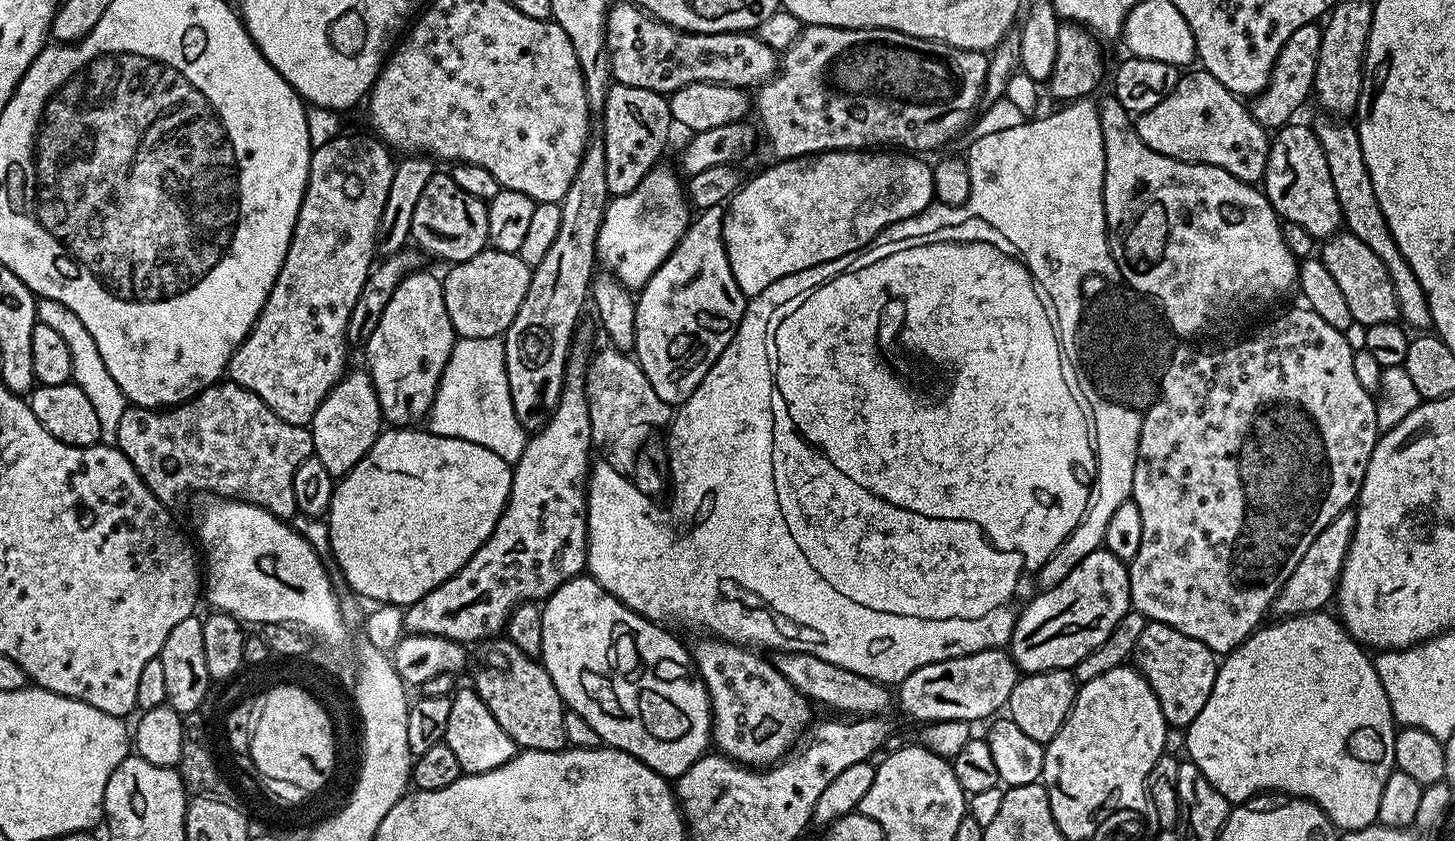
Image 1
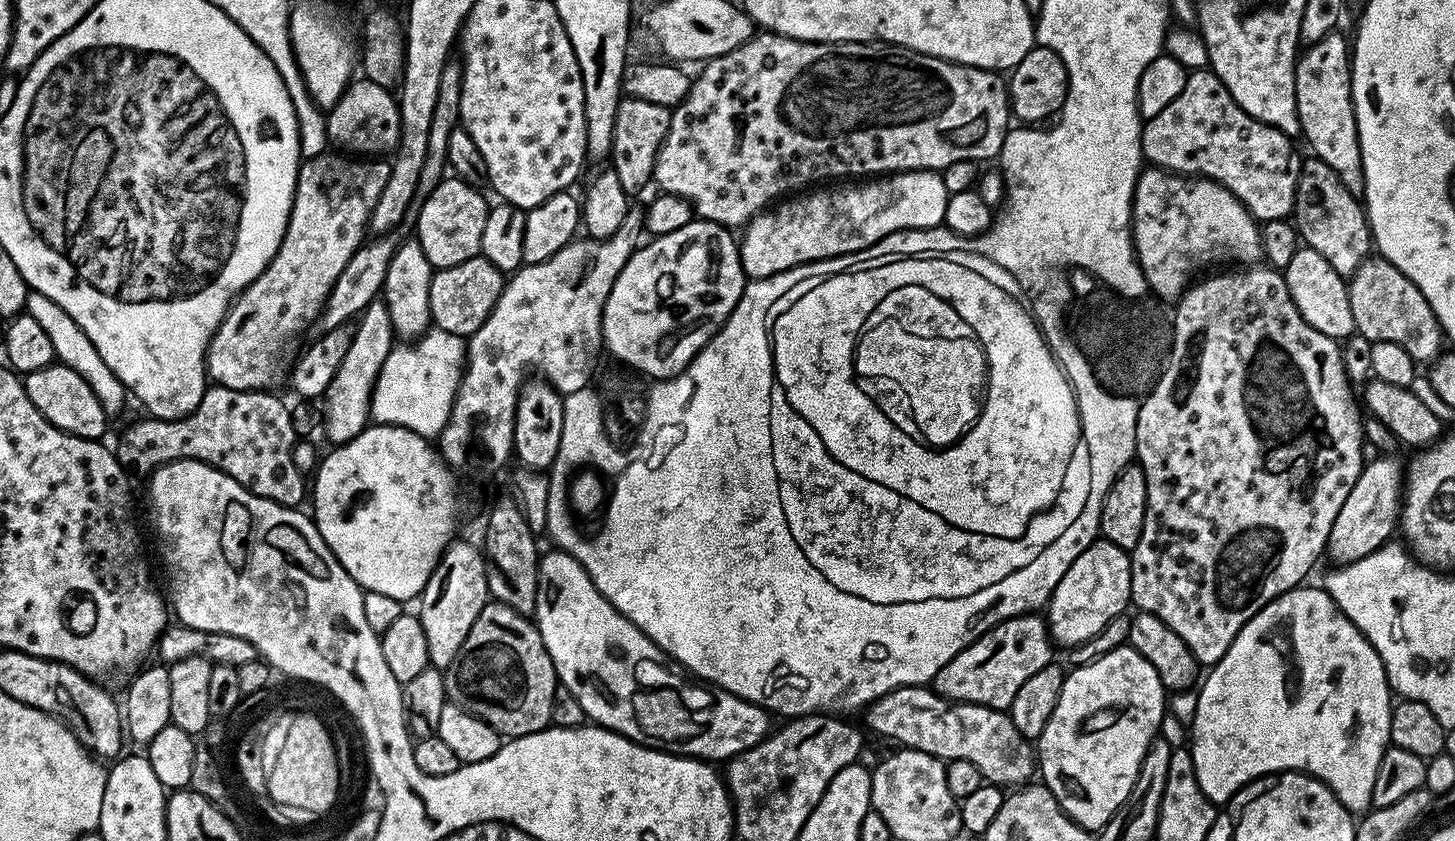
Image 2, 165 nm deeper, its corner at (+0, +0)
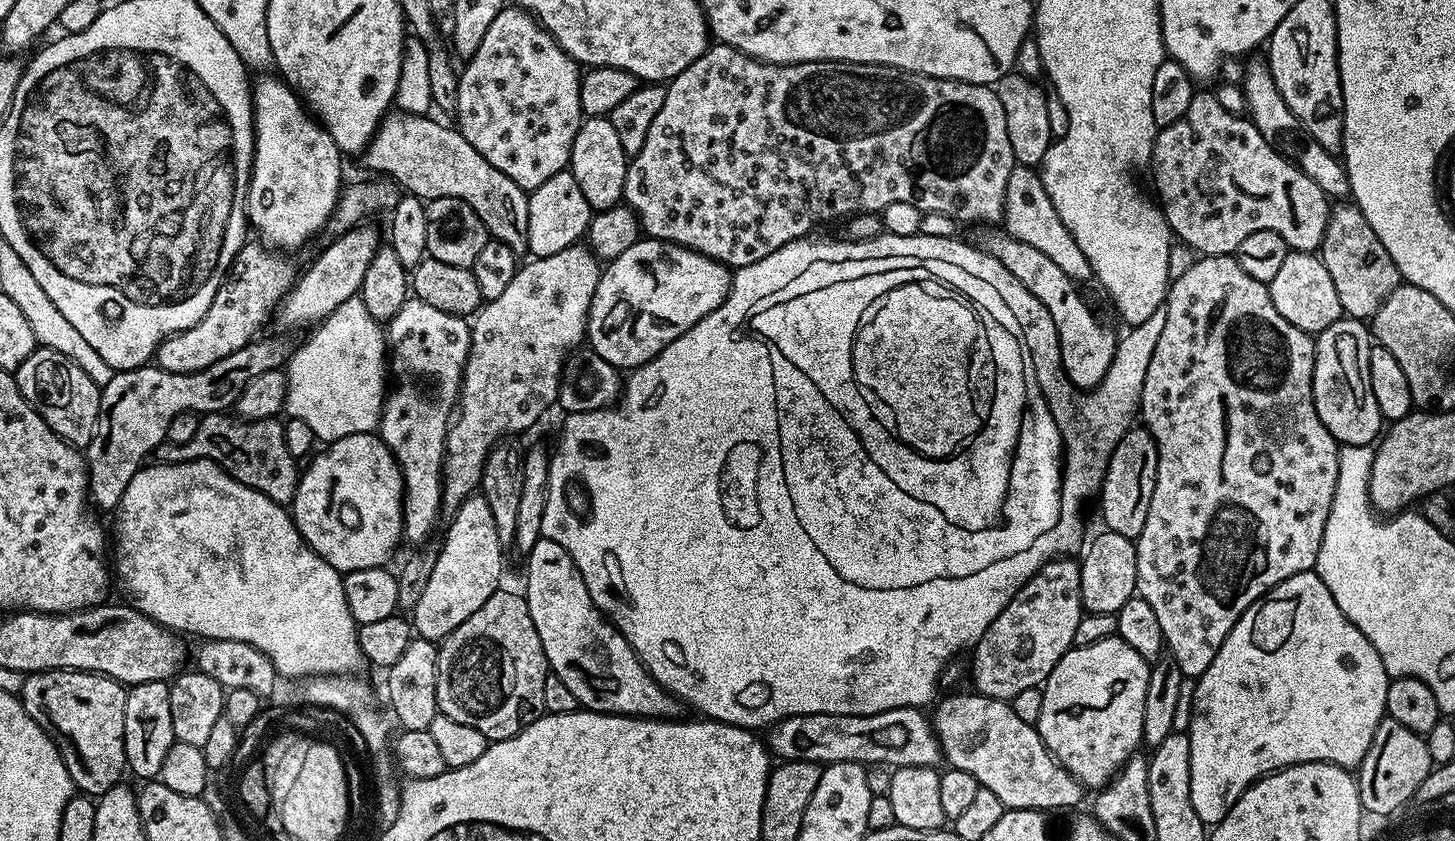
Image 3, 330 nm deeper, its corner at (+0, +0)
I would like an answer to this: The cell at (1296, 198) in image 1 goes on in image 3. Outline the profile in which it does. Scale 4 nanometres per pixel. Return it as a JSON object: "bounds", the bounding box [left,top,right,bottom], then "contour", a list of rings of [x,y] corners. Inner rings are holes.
{"bounds":[1322,203,1402,318],"contour":[[[1351,203],[1344,204],[1341,208],[1333,207],[1328,218],[1328,228],[1324,231],[1322,245],[1322,259],[1326,270],[1330,270],[1330,278],[1334,278],[1334,290],[1338,290],[1338,302],[1342,302],[1345,313],[1352,318],[1375,317],[1380,304],[1395,288],[1399,288],[1402,277],[1394,258],[1386,250],[1386,246],[1376,237],[1374,230],[1364,219],[1360,209]]]}

